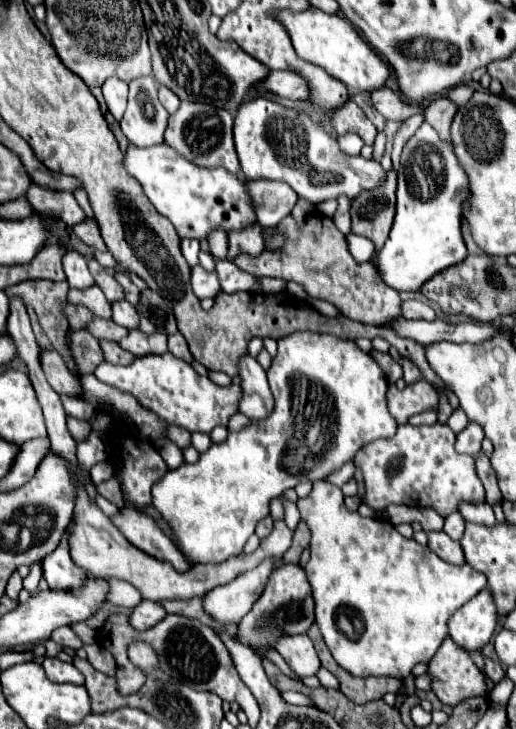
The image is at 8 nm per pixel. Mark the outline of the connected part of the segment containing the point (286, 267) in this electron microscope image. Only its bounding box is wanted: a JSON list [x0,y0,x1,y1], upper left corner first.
[233,214,401,326]

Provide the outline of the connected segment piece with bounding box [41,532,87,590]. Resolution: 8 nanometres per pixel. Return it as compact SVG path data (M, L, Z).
M64 532L57 550L51 552L41 564L43 566L43 578L47 580L49 588L71 590L71 588L83 586L87 580L87 572L77 568L77 564L69 556L68 539L69 533Z

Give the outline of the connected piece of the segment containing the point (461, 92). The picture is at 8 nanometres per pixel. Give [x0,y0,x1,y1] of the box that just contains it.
[445,84,475,108]

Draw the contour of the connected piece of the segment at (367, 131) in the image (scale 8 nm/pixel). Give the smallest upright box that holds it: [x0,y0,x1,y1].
[329,102,377,144]

